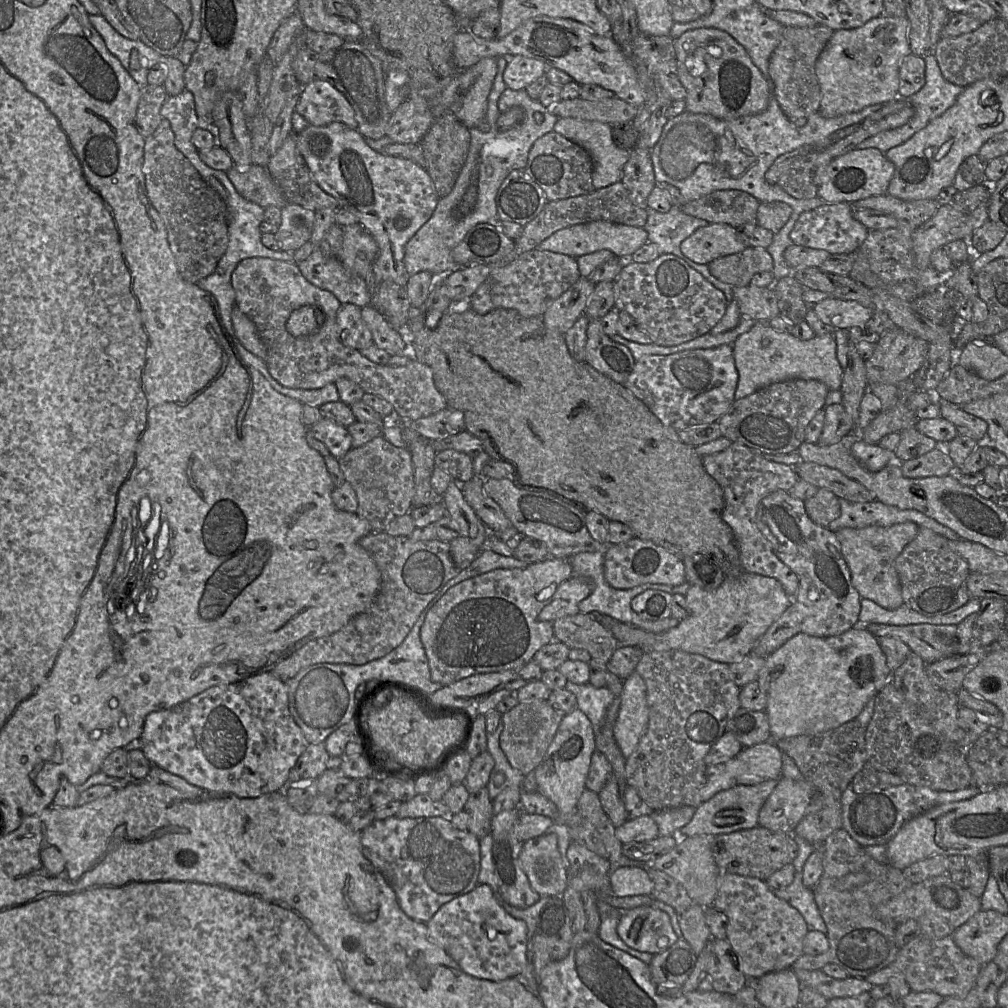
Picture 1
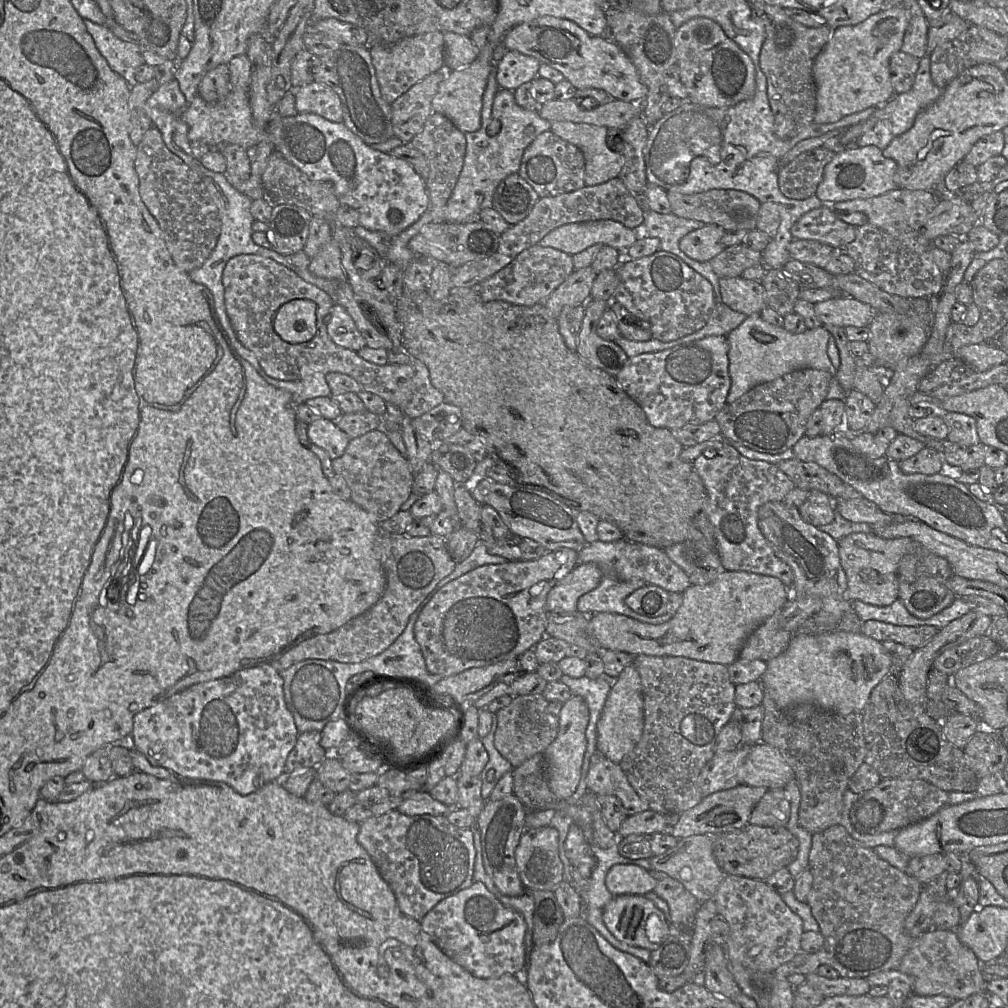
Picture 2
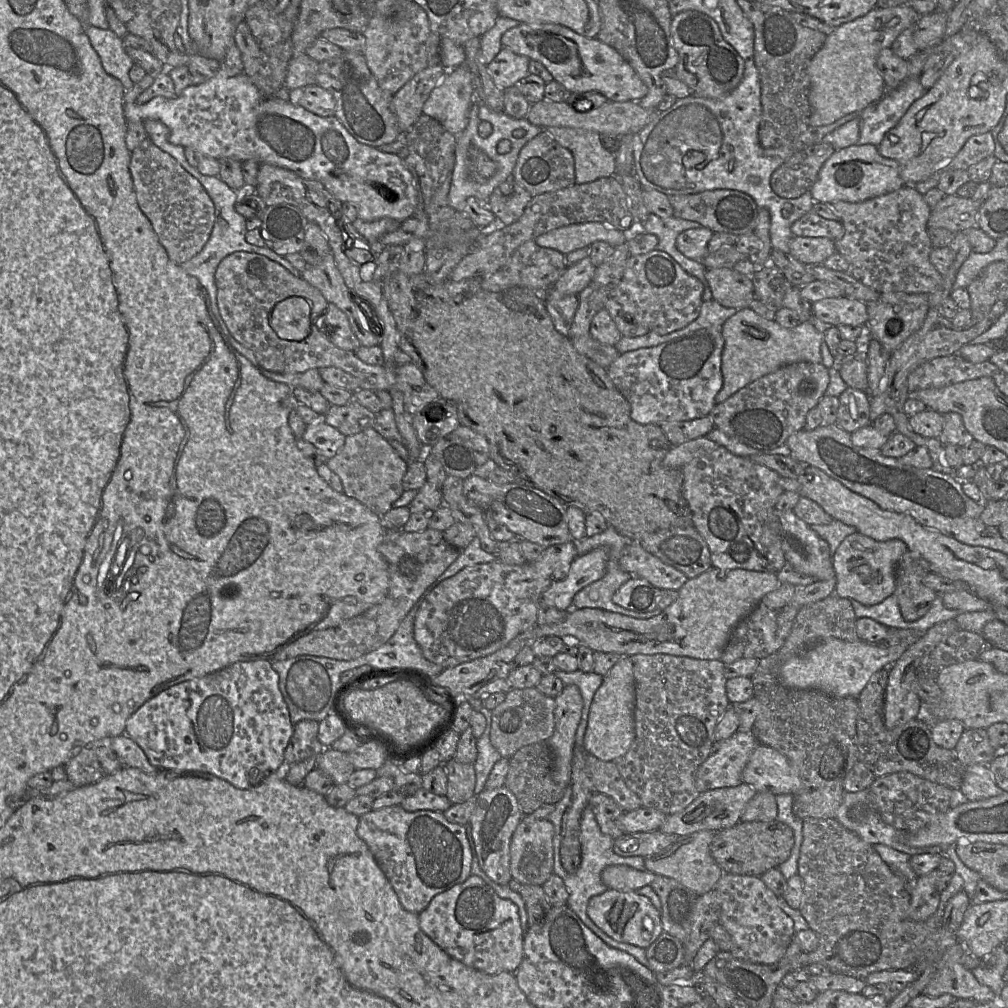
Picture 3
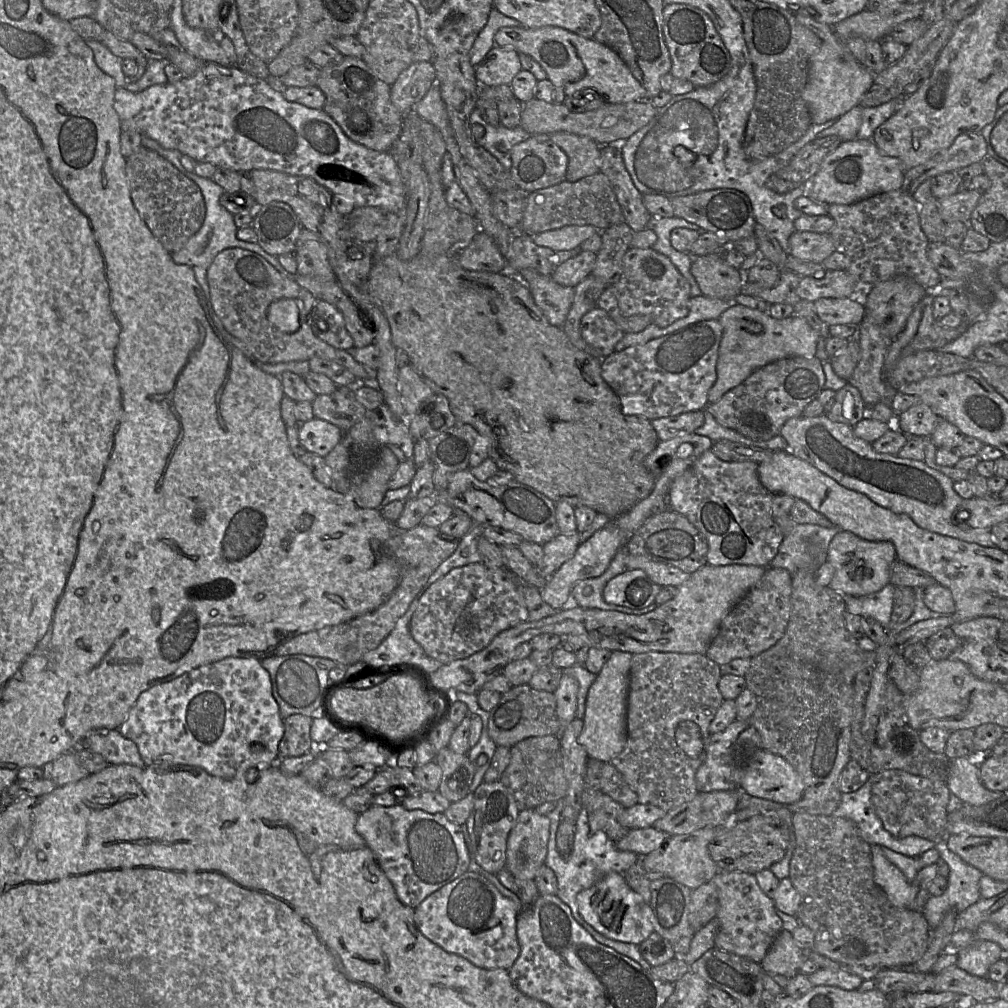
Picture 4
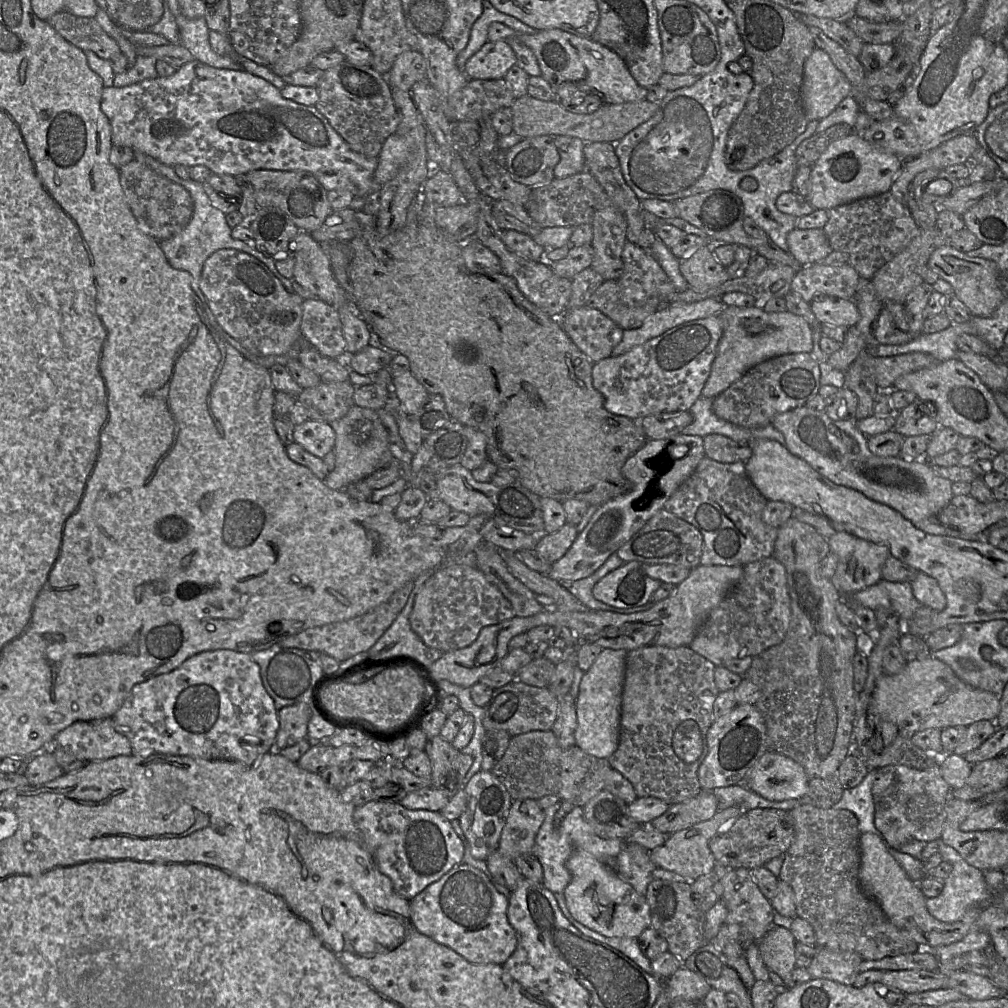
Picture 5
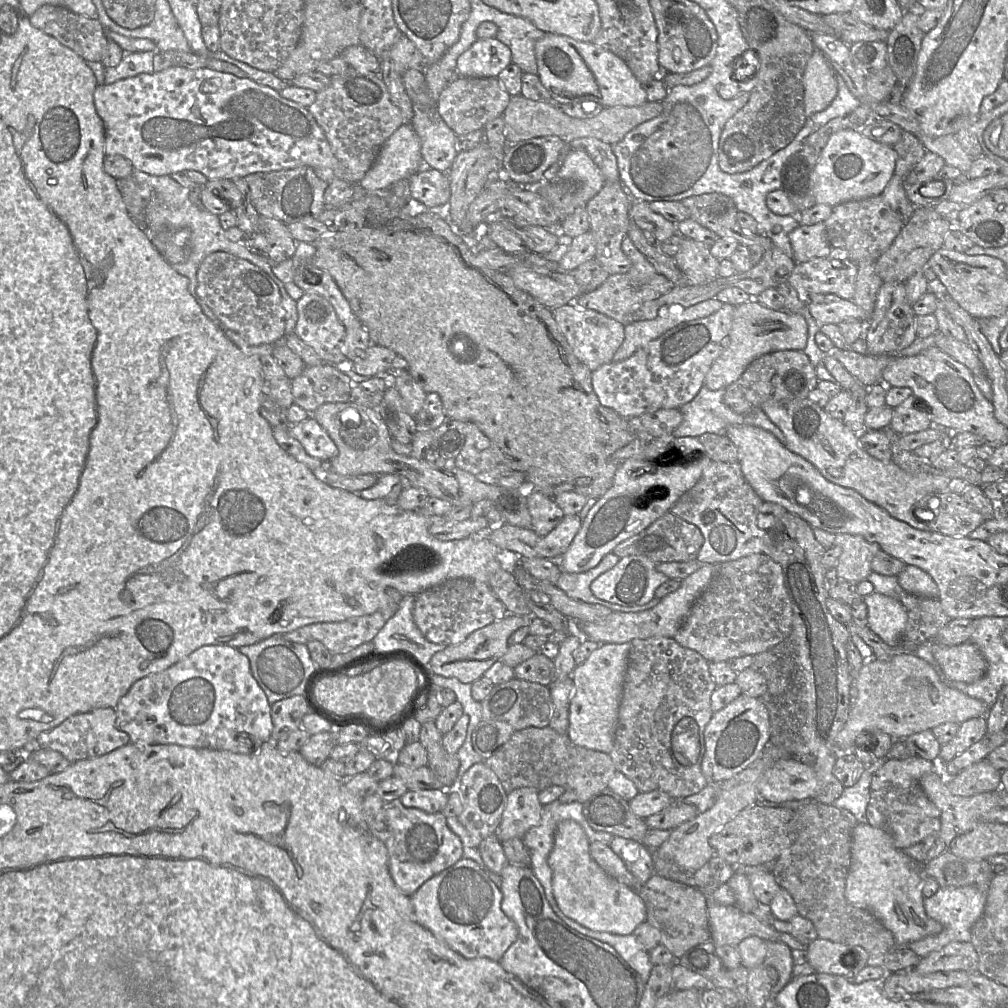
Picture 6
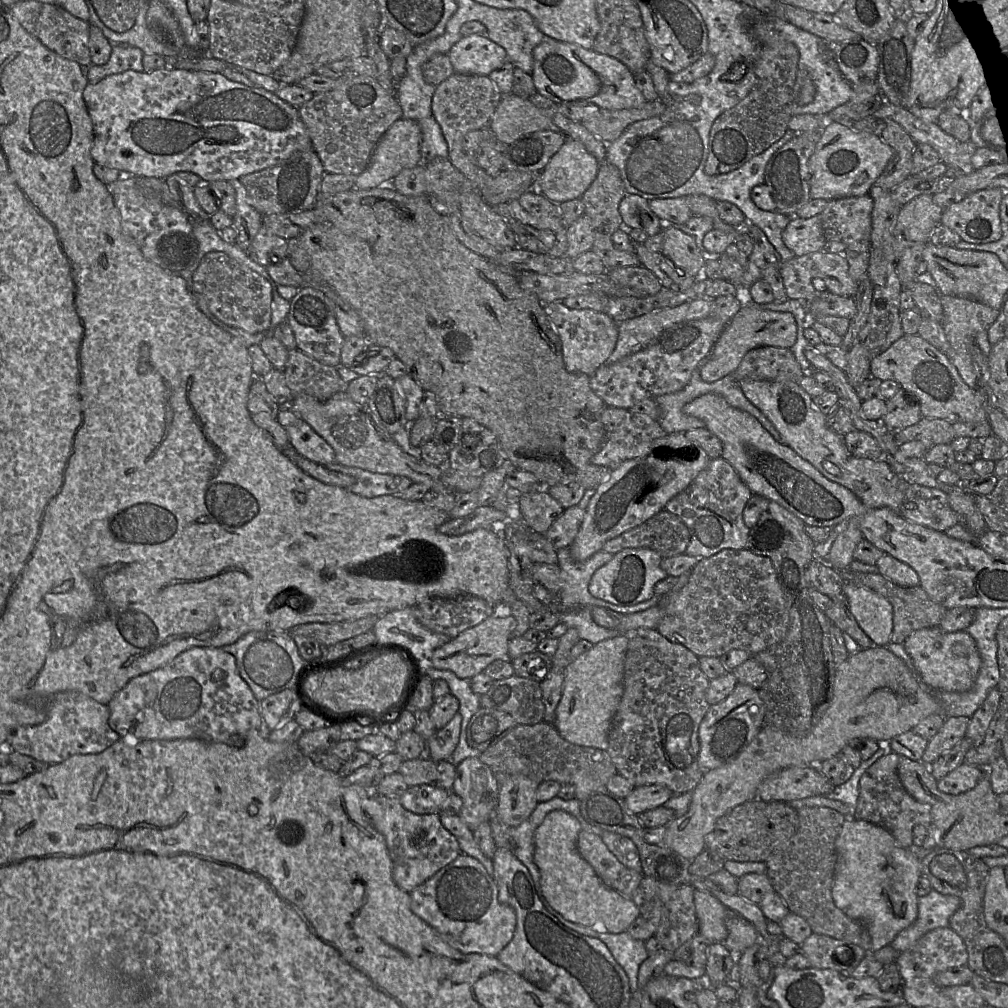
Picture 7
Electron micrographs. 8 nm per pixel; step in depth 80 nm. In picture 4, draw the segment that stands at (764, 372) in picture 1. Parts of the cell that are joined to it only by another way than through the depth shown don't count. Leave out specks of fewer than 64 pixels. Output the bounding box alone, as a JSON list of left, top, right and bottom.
[708,303,819,404]

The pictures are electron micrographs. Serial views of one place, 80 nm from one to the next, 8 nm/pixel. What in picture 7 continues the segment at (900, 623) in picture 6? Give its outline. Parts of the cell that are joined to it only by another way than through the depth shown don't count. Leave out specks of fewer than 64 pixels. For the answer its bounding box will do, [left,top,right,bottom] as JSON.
[843,582,893,647]

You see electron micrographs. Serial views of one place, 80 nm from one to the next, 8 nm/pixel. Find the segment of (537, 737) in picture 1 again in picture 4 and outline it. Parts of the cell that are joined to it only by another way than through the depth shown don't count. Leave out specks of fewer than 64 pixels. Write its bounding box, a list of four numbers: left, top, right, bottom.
[488,684,563,748]

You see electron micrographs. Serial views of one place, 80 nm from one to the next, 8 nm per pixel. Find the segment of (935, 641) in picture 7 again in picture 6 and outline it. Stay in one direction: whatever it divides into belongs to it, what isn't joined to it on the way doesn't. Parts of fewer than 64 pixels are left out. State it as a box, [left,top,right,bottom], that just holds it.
[929,642,987,683]

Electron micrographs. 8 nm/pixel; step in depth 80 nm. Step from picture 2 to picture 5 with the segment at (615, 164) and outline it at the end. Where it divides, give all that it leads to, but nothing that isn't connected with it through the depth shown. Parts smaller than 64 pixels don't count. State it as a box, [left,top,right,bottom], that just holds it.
[552,136,586,178]

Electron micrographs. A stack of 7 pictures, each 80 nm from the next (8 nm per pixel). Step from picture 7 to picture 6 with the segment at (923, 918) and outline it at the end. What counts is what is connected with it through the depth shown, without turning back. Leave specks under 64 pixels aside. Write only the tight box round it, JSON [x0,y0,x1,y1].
[907,886,988,958]

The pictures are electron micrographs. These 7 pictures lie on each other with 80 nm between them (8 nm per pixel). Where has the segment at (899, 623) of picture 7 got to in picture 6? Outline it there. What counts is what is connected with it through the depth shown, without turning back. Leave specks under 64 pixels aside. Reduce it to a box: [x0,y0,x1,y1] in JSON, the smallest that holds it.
[897,591,950,646]

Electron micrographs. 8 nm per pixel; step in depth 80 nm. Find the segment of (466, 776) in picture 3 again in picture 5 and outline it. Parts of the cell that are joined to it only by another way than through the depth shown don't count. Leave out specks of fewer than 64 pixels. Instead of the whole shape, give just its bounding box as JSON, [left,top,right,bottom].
[425,735,473,798]

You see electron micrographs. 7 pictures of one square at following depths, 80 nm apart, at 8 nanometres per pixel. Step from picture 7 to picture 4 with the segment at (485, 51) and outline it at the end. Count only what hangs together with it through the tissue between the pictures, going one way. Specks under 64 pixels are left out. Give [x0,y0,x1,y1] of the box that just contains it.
[475,45,521,86]

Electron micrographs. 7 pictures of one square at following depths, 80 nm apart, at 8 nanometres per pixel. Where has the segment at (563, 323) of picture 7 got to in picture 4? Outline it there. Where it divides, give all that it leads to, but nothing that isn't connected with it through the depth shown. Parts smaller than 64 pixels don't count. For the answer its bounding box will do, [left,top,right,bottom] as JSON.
[581,307,625,359]

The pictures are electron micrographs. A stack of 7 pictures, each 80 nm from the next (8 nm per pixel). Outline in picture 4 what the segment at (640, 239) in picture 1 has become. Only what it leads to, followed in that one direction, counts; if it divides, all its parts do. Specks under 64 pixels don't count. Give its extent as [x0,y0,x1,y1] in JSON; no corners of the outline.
[530,225,600,252]

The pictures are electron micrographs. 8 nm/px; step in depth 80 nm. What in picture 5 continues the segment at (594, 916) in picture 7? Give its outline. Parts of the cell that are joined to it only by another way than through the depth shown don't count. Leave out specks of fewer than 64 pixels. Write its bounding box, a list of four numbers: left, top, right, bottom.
[564,848,651,938]

